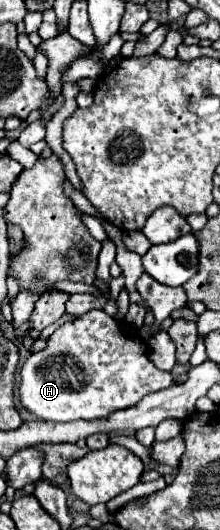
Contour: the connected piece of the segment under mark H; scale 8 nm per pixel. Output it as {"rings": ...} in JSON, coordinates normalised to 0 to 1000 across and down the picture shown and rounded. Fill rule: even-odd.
{"rings":[[[405,585],[341,608],[268,615],[223,638],[195,664],[159,664],[95,694],[95,758],[105,766],[186,792],[223,796],[332,796],[332,792],[459,792],[532,774],[614,766],[650,747],[723,740],[786,725],[768,702],[723,698],[668,672],[677,653],[659,642],[614,634],[605,619],[541,611],[468,585]]]}

